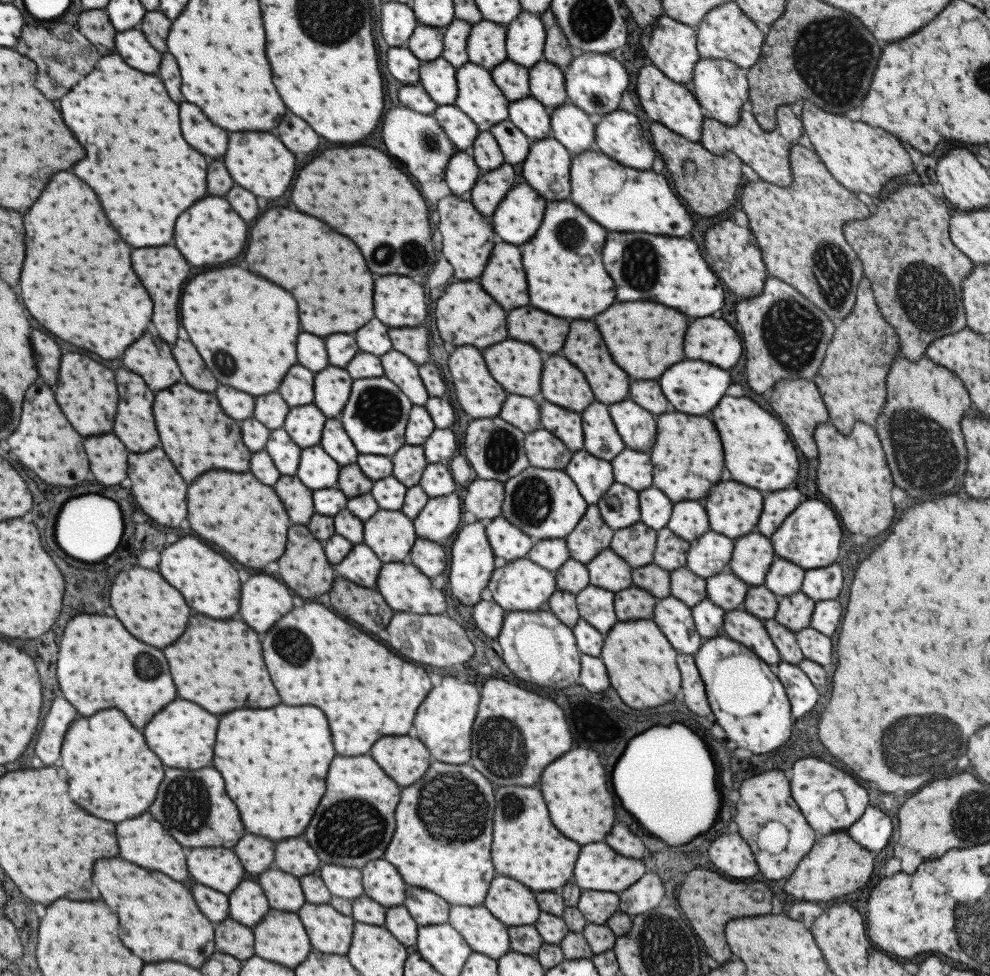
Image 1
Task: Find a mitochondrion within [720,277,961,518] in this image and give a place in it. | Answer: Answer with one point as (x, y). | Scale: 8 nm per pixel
(792, 334)

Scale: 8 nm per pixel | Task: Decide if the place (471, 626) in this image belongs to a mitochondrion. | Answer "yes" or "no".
no

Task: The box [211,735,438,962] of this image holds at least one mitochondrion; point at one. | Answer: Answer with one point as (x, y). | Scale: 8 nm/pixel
(350, 828)

